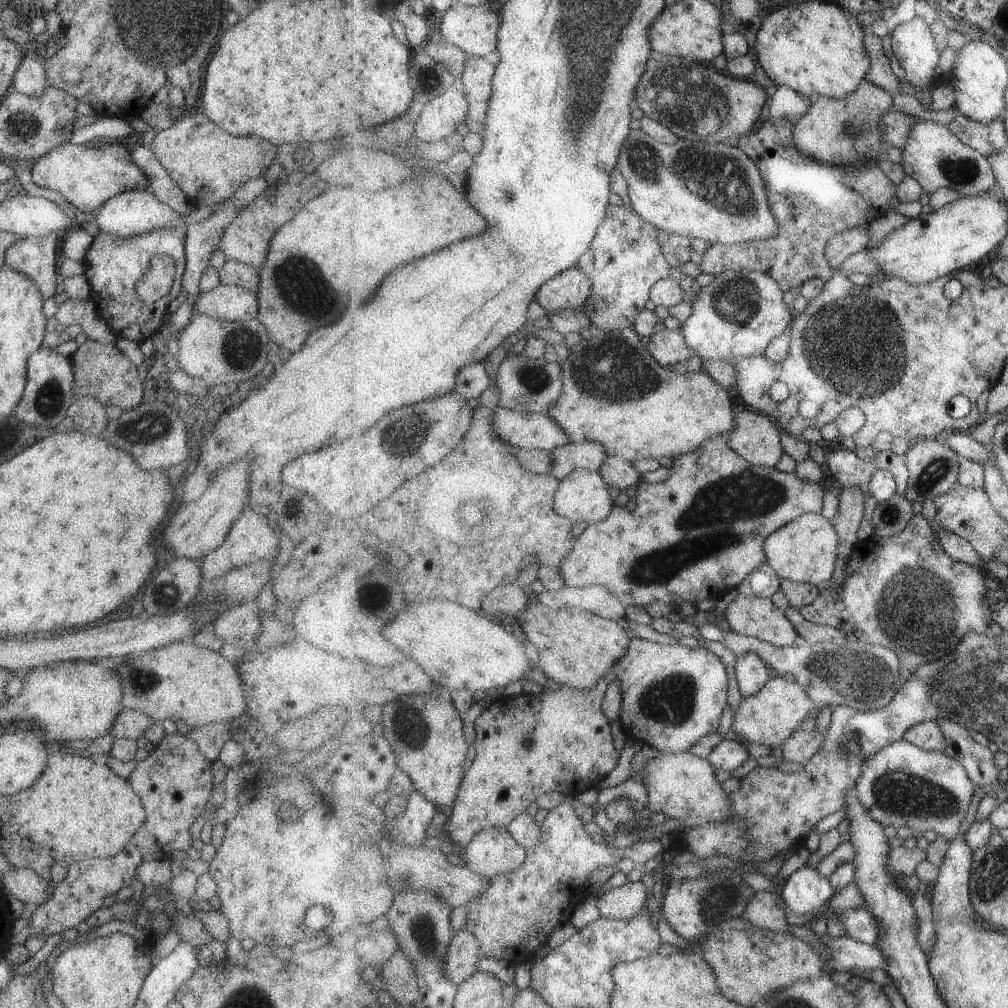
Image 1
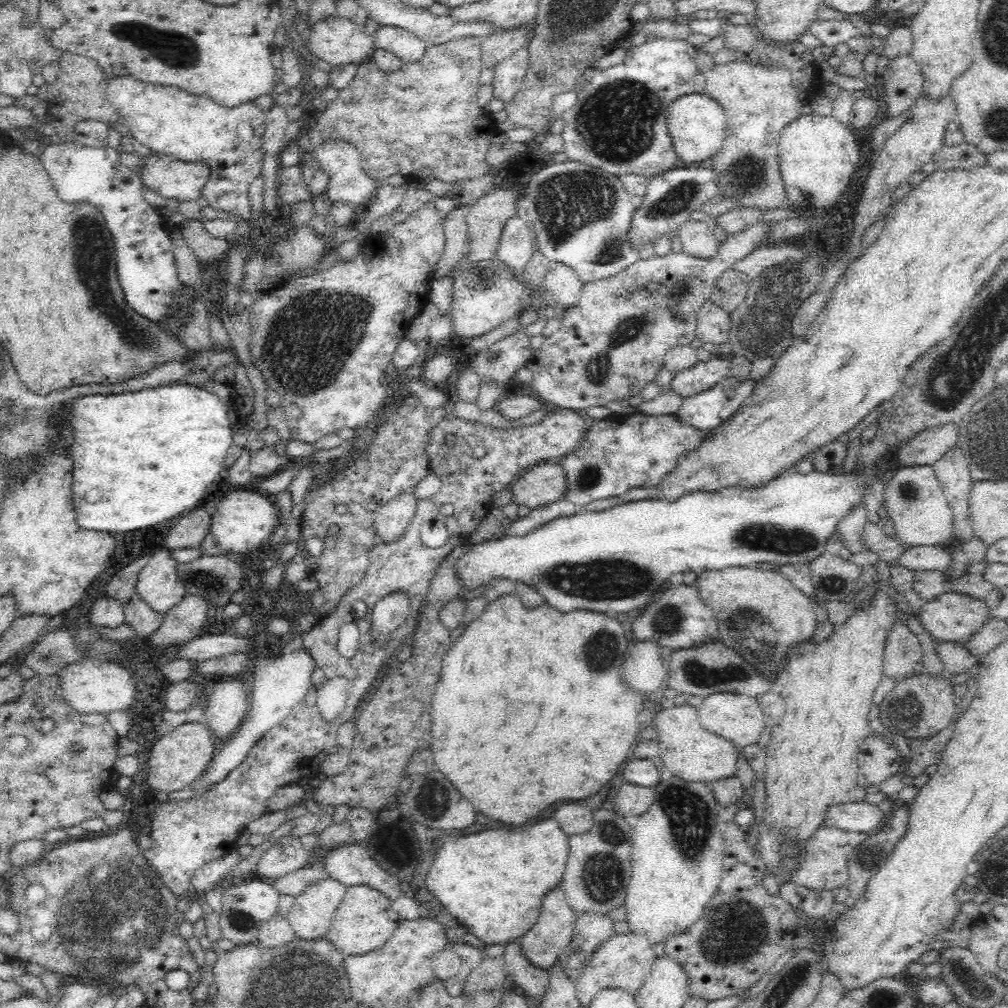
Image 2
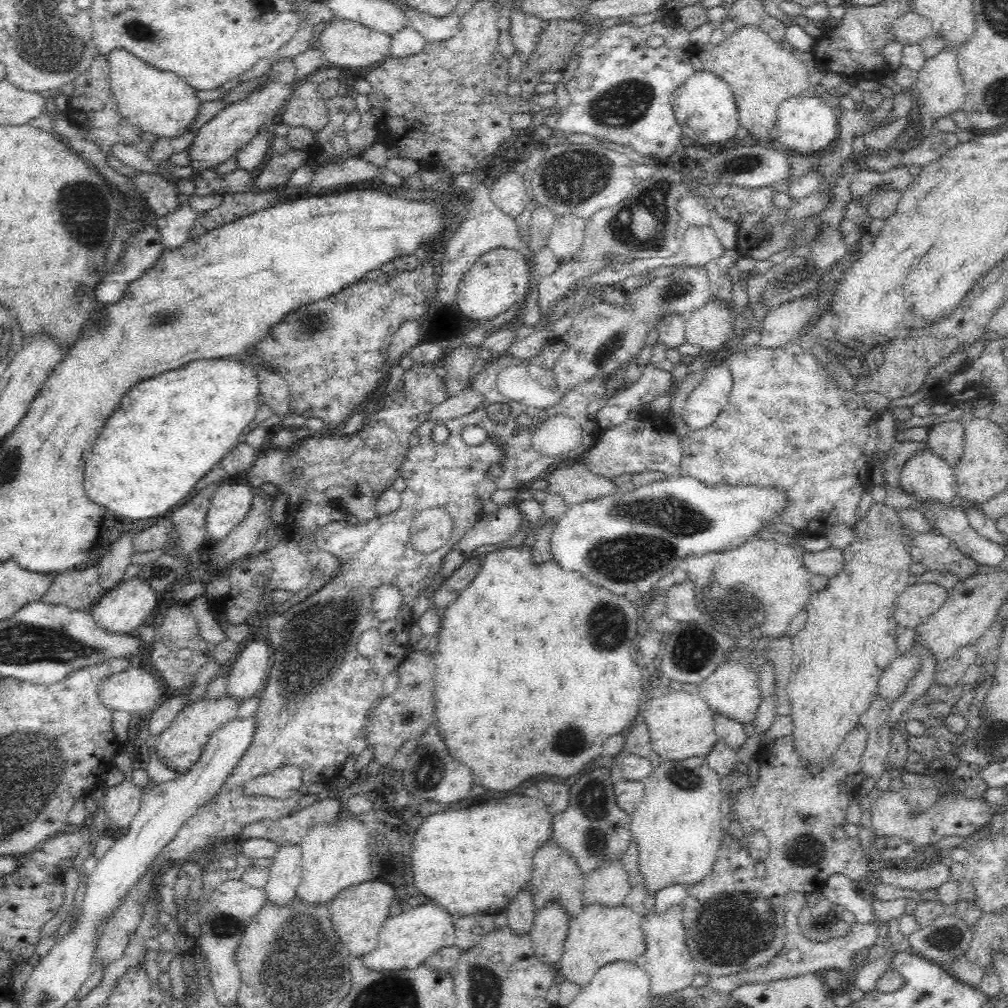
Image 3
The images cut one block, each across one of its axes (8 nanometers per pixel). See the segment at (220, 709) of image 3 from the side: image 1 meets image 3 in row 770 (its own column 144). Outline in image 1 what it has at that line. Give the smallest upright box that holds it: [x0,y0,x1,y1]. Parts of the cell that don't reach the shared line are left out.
[31,141,149,214]

